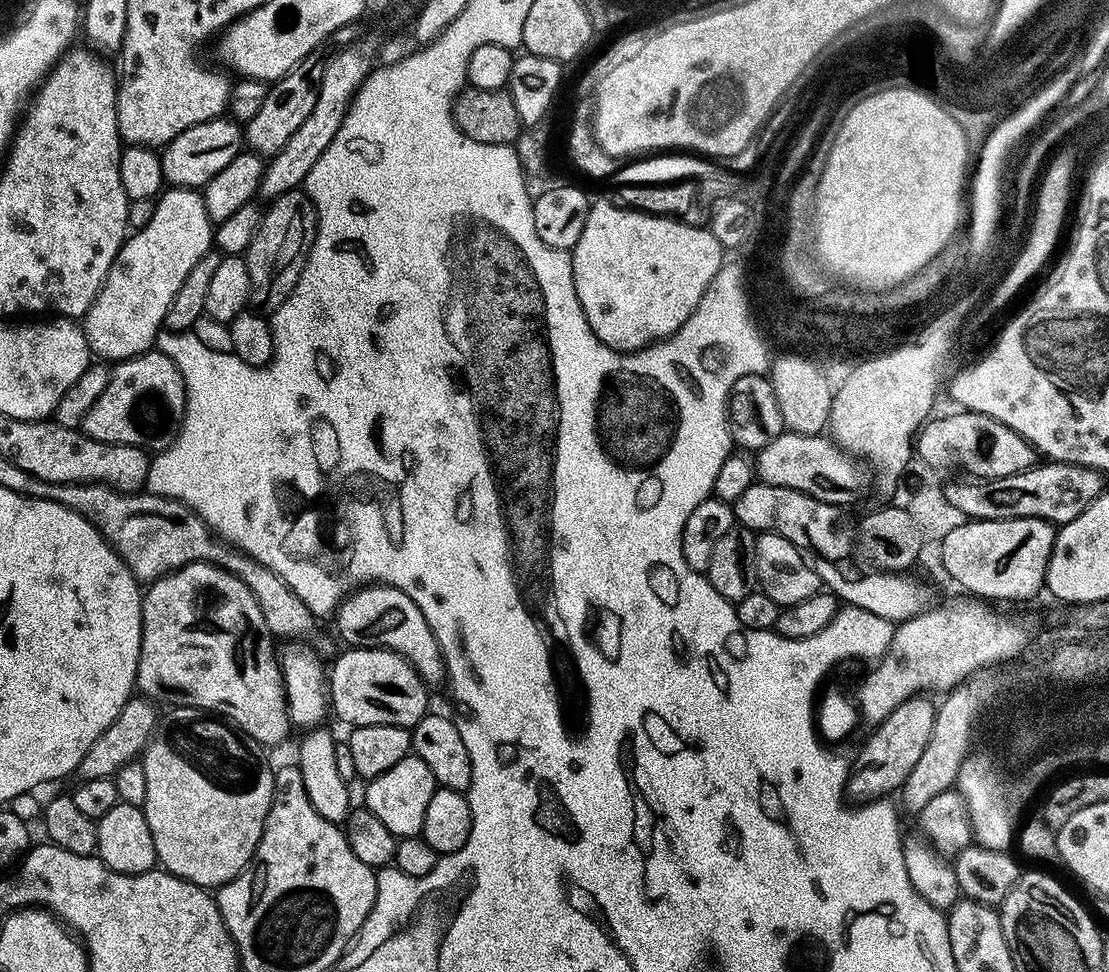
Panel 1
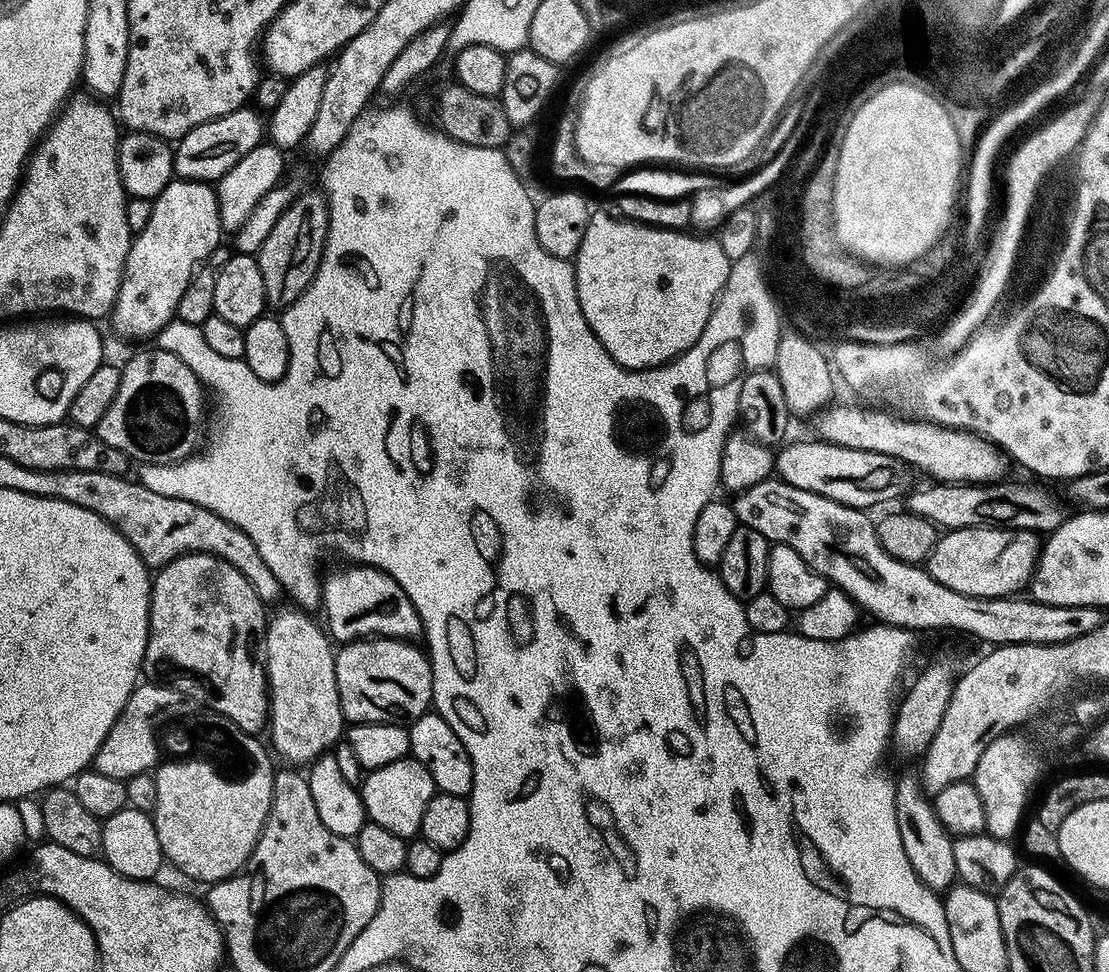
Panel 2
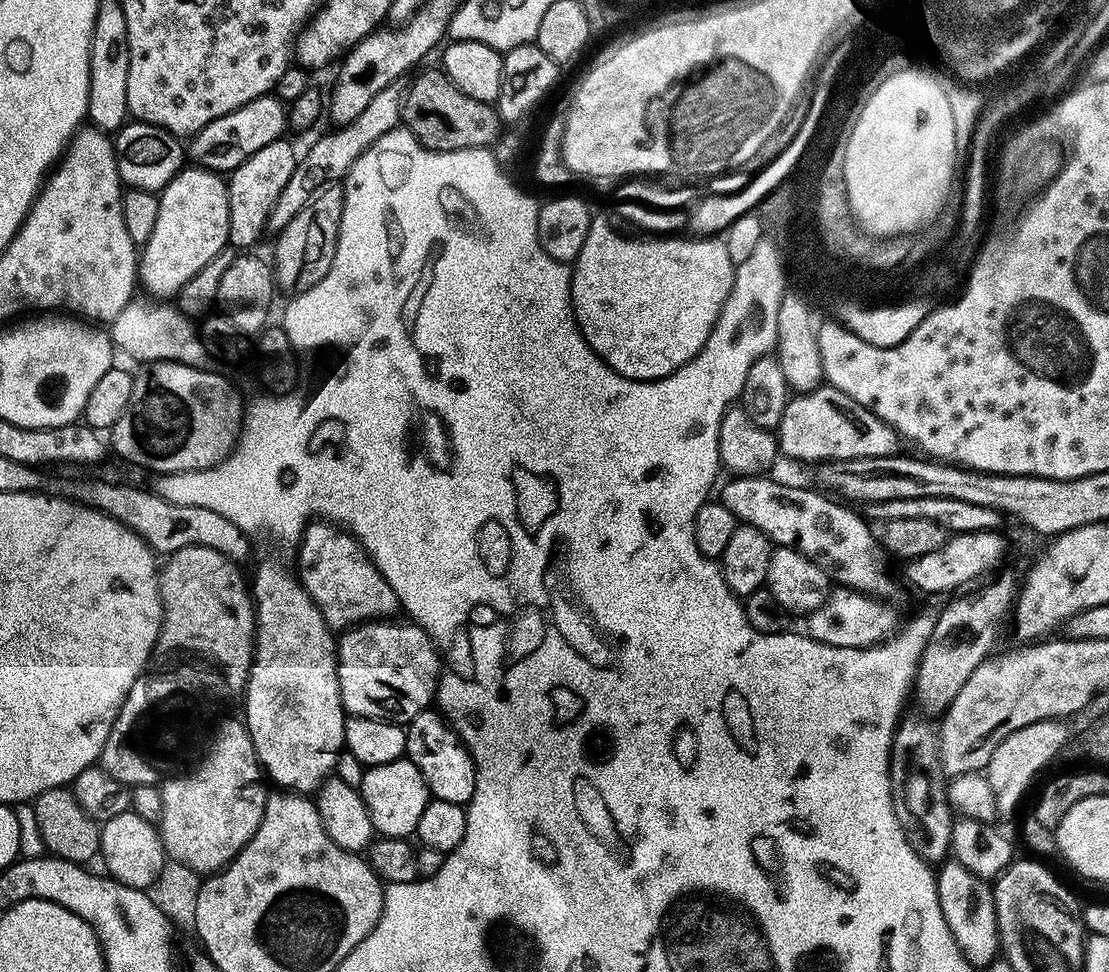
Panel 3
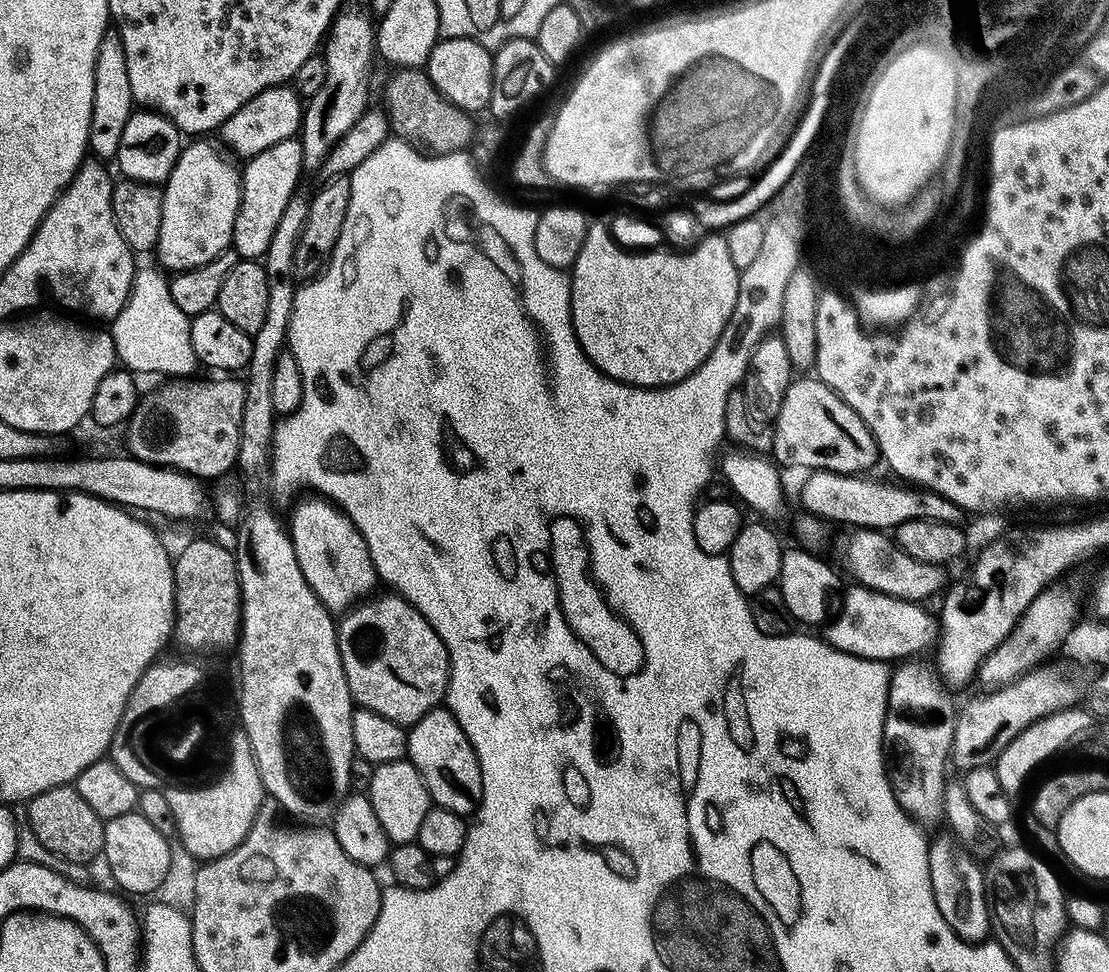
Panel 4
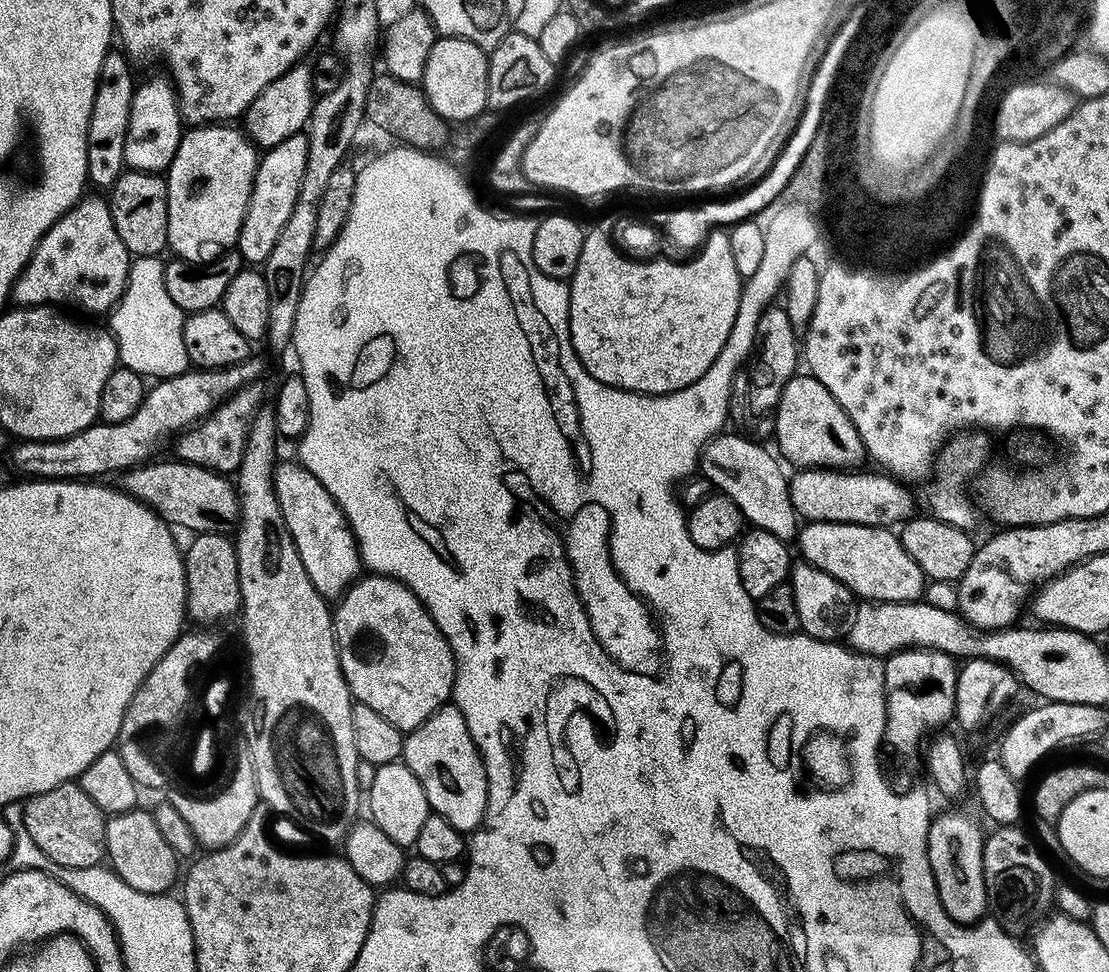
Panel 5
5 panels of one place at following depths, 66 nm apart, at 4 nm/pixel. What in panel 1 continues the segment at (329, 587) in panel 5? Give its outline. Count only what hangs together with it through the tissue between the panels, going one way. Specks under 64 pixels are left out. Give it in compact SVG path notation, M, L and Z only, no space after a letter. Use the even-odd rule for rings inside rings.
M374 583L361 586L352 595L345 596L344 601L336 610L334 623L336 623L336 632L345 640L345 645L354 648L379 648L385 652L396 652L403 660L407 660L411 668L423 678L425 685L433 686L432 684L443 685L445 683L444 655L438 646L436 635L430 630L422 610L418 610L418 606L414 602L414 598L410 598L410 594L397 588L391 588L389 584Z

